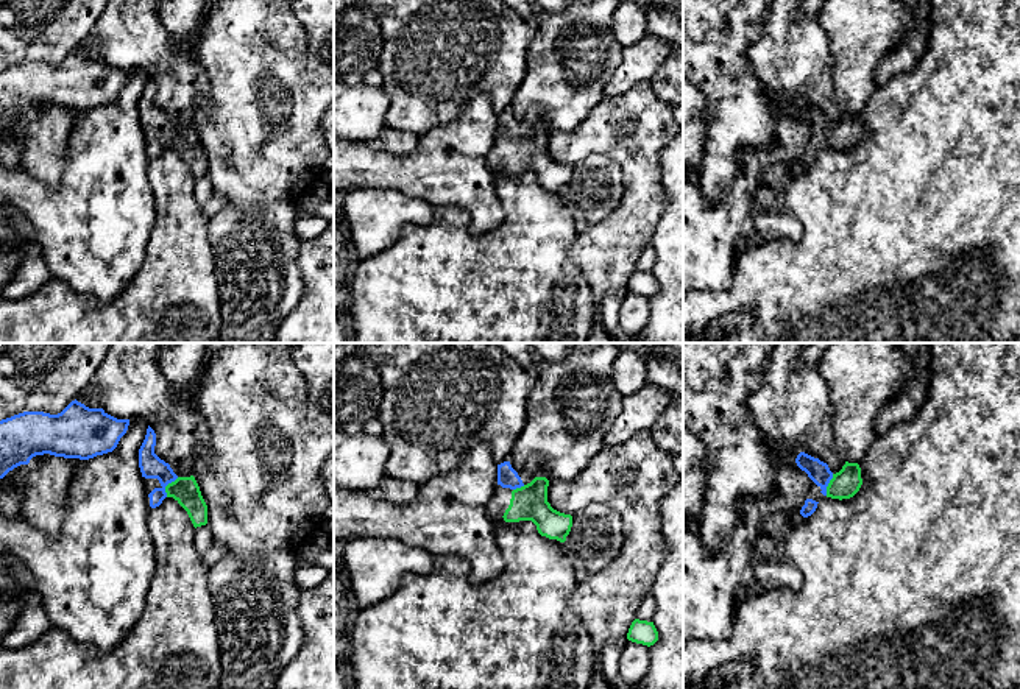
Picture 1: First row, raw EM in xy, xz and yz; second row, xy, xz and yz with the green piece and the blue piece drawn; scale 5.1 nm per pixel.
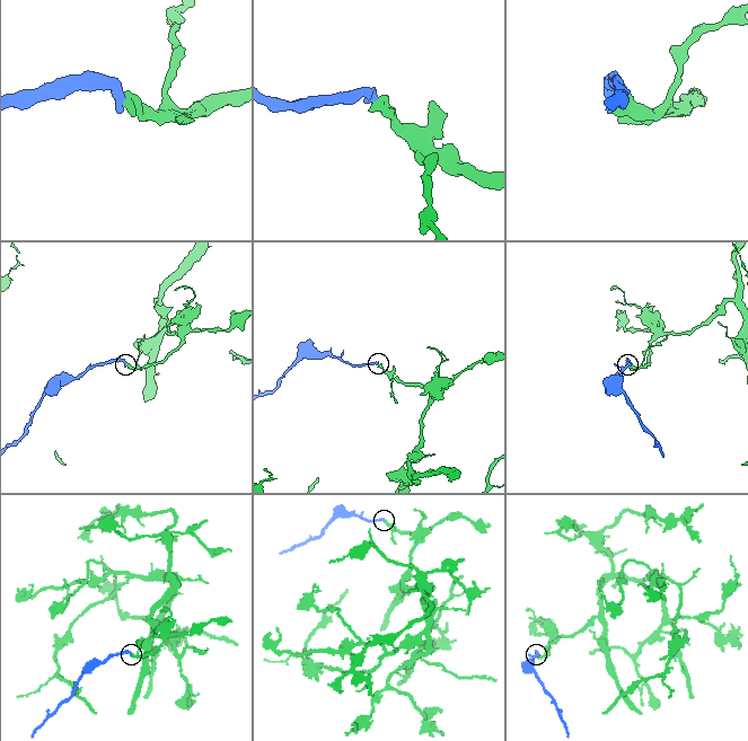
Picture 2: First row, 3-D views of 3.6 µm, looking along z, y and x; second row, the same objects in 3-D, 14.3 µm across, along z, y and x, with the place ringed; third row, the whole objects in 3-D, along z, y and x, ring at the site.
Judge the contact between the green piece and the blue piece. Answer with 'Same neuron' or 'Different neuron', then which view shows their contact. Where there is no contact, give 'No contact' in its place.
Same neuron. Touches green in xy

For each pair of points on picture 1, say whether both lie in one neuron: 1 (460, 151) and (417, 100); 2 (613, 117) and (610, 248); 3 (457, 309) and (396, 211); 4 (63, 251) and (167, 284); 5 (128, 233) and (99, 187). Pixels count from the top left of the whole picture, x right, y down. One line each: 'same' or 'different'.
1: different
2: same
3: different
4: different
5: same

